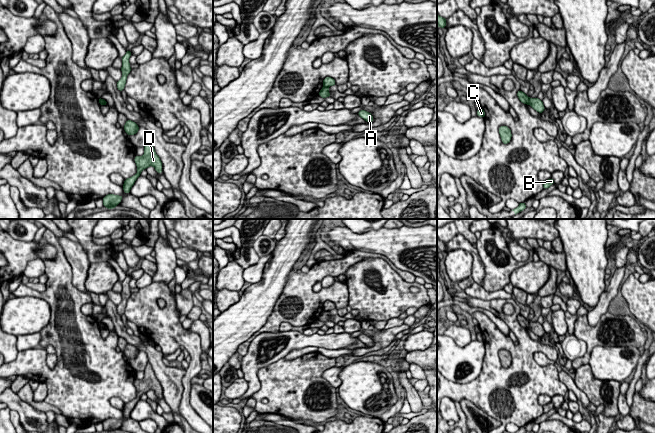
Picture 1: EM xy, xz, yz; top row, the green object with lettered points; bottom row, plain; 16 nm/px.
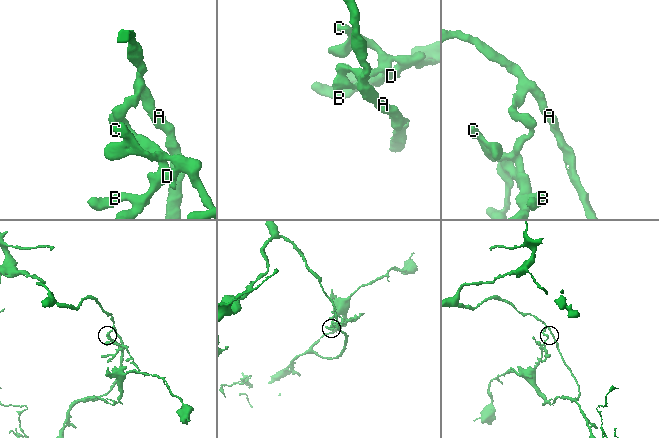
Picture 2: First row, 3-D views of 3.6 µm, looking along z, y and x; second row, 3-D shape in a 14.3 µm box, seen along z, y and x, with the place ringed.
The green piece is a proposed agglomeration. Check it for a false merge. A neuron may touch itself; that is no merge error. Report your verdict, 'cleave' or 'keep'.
cleave

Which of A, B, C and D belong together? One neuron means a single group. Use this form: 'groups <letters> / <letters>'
groups A / B C D

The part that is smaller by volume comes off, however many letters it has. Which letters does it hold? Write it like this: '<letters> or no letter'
B, C, D

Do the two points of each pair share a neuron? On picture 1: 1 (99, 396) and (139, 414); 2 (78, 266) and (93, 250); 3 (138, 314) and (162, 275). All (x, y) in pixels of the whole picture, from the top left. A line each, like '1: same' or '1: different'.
1: different
2: different
3: different

